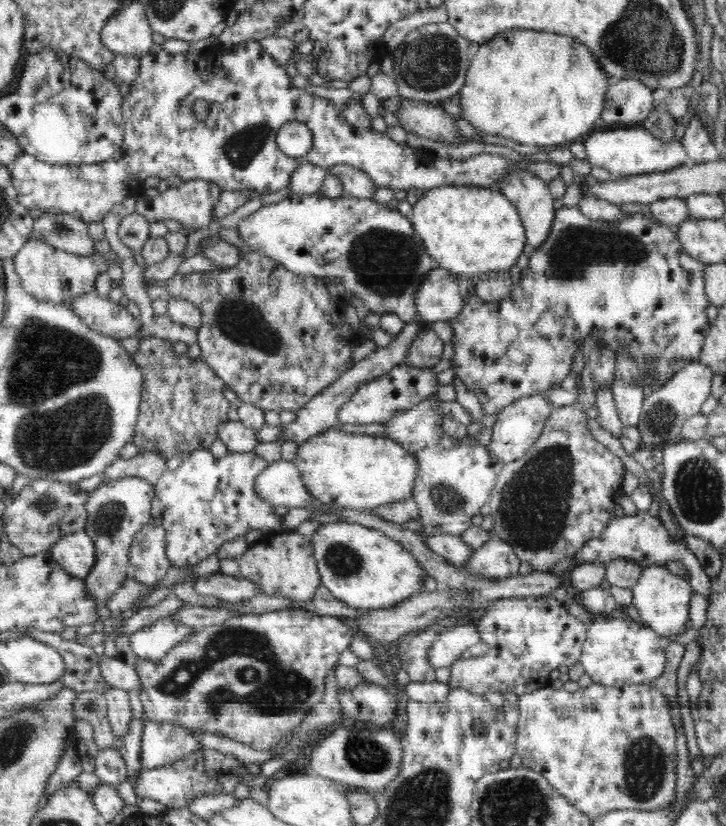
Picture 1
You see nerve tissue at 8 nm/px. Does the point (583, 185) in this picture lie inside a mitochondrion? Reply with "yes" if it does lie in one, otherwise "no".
no

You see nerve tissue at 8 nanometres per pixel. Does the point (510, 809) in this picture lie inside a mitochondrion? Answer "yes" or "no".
yes

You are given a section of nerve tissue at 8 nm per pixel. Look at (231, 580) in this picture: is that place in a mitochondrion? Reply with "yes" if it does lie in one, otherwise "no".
no

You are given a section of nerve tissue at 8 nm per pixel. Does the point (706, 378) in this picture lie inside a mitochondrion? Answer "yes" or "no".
no

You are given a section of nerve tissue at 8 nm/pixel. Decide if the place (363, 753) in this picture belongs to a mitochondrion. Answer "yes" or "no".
yes

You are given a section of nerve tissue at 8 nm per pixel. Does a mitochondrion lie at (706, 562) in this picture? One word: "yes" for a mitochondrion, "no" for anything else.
no

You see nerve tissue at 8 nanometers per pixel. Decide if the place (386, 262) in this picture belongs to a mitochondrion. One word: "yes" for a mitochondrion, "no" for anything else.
yes

